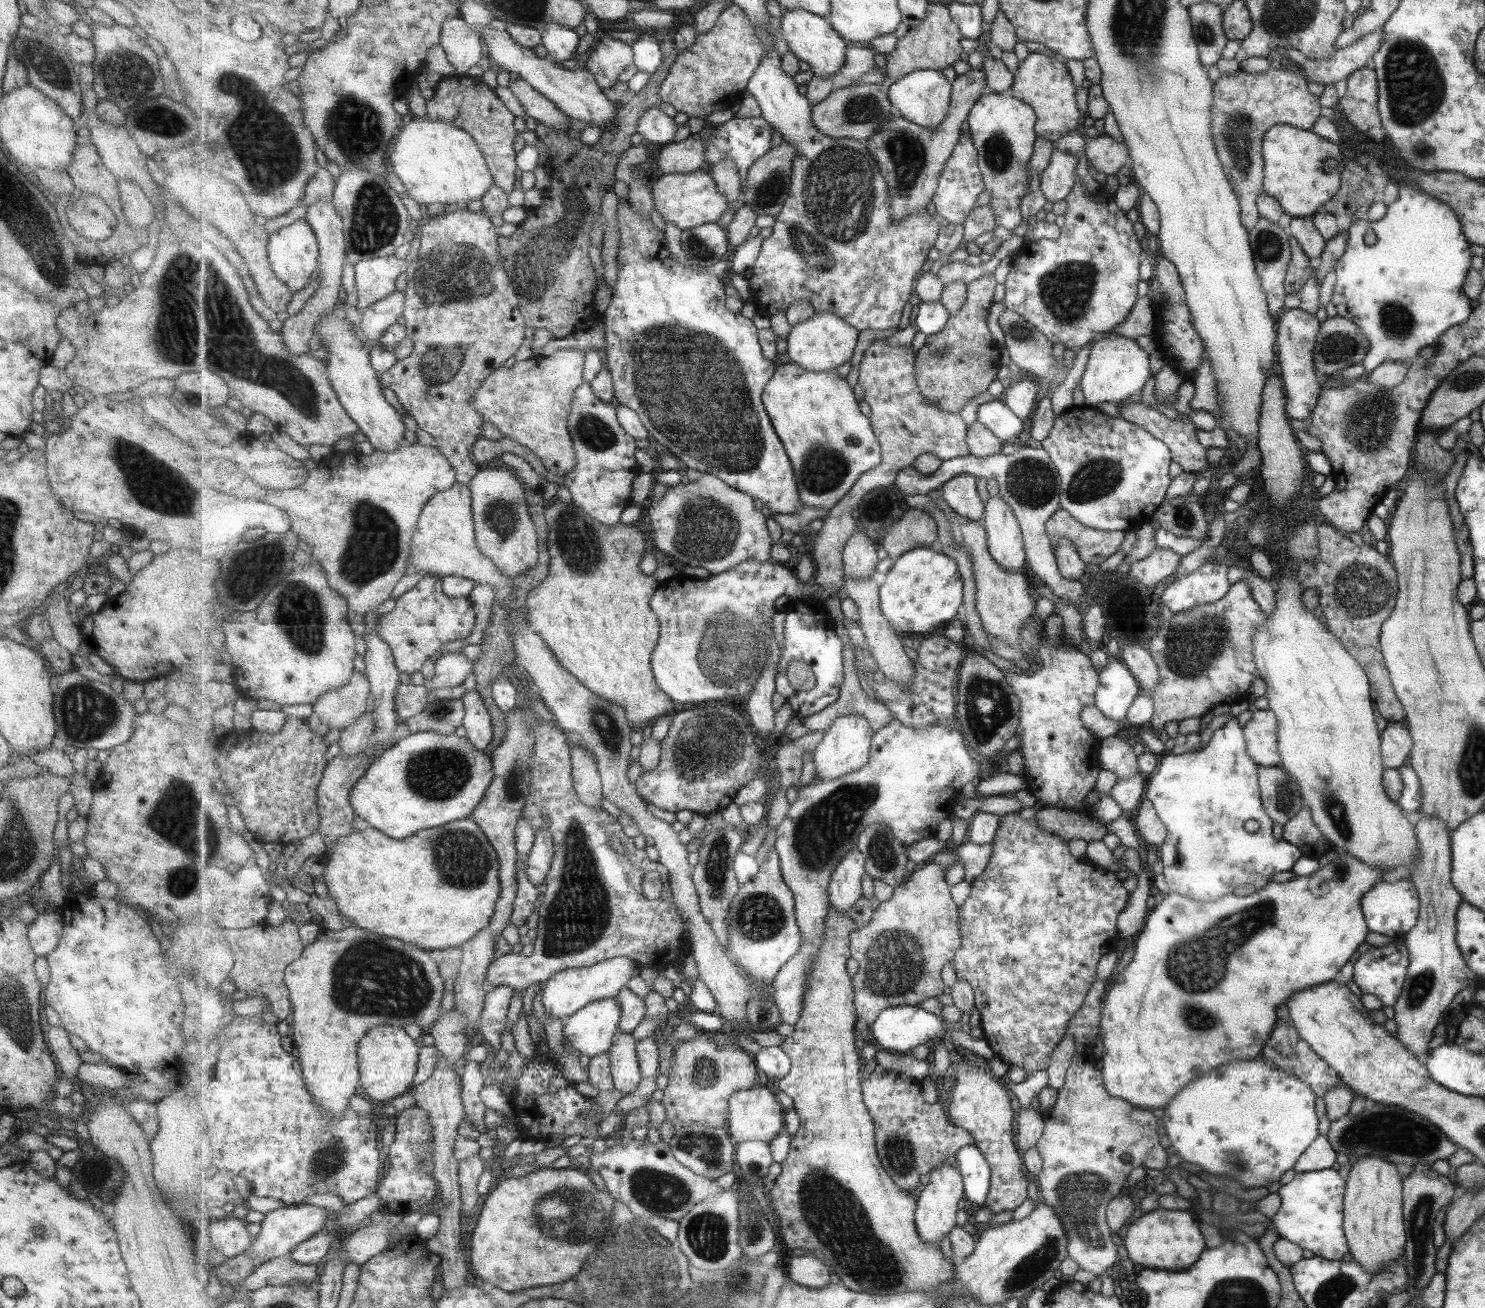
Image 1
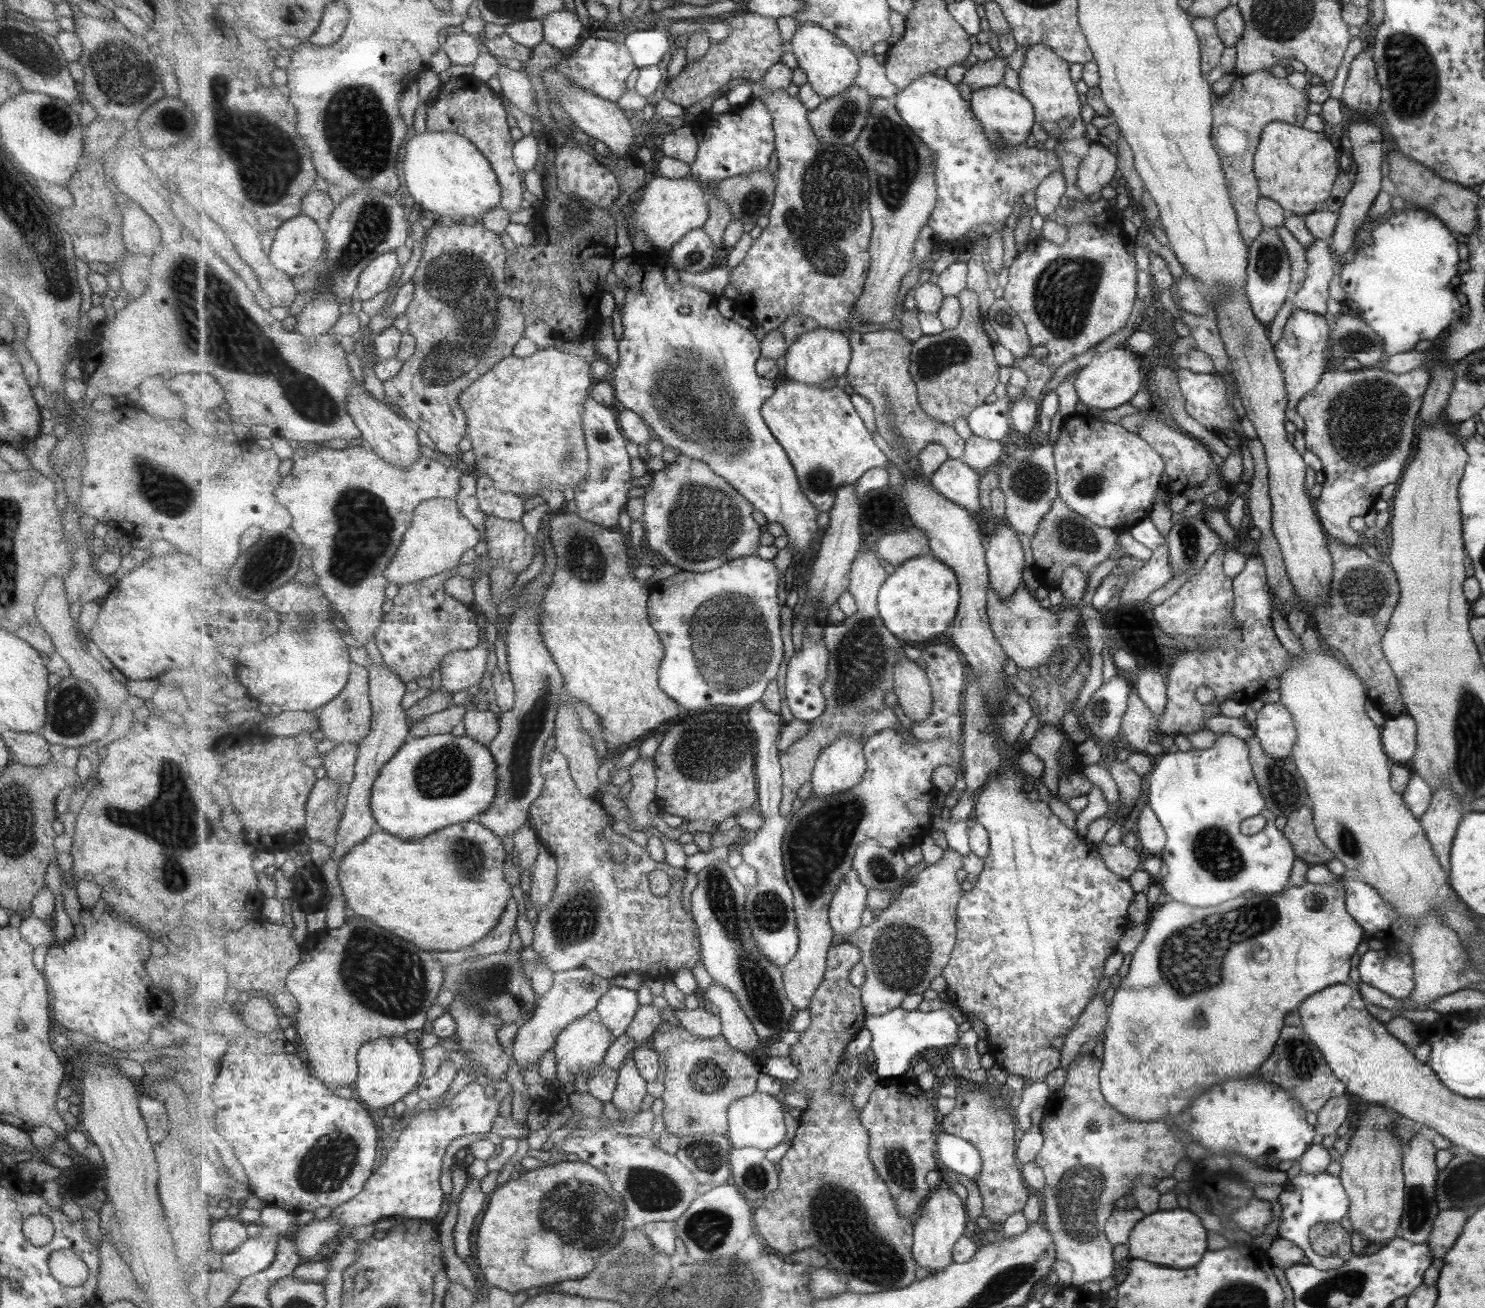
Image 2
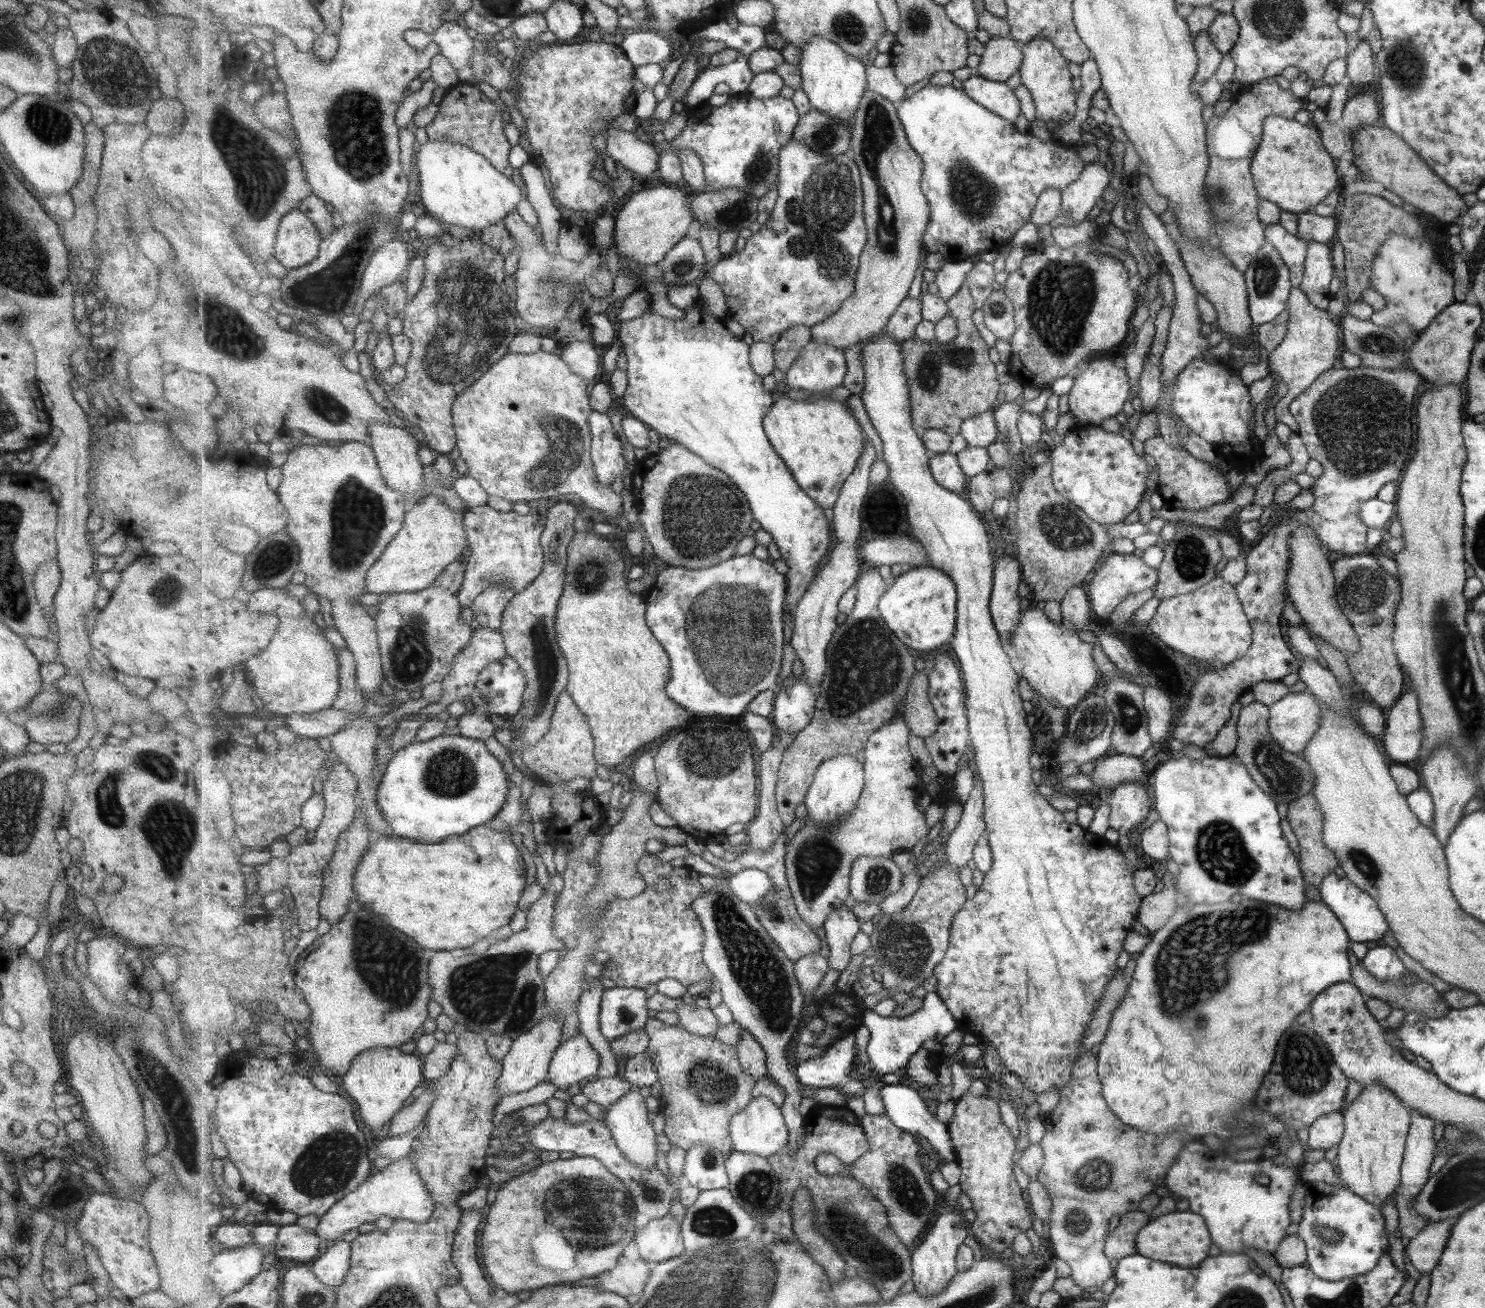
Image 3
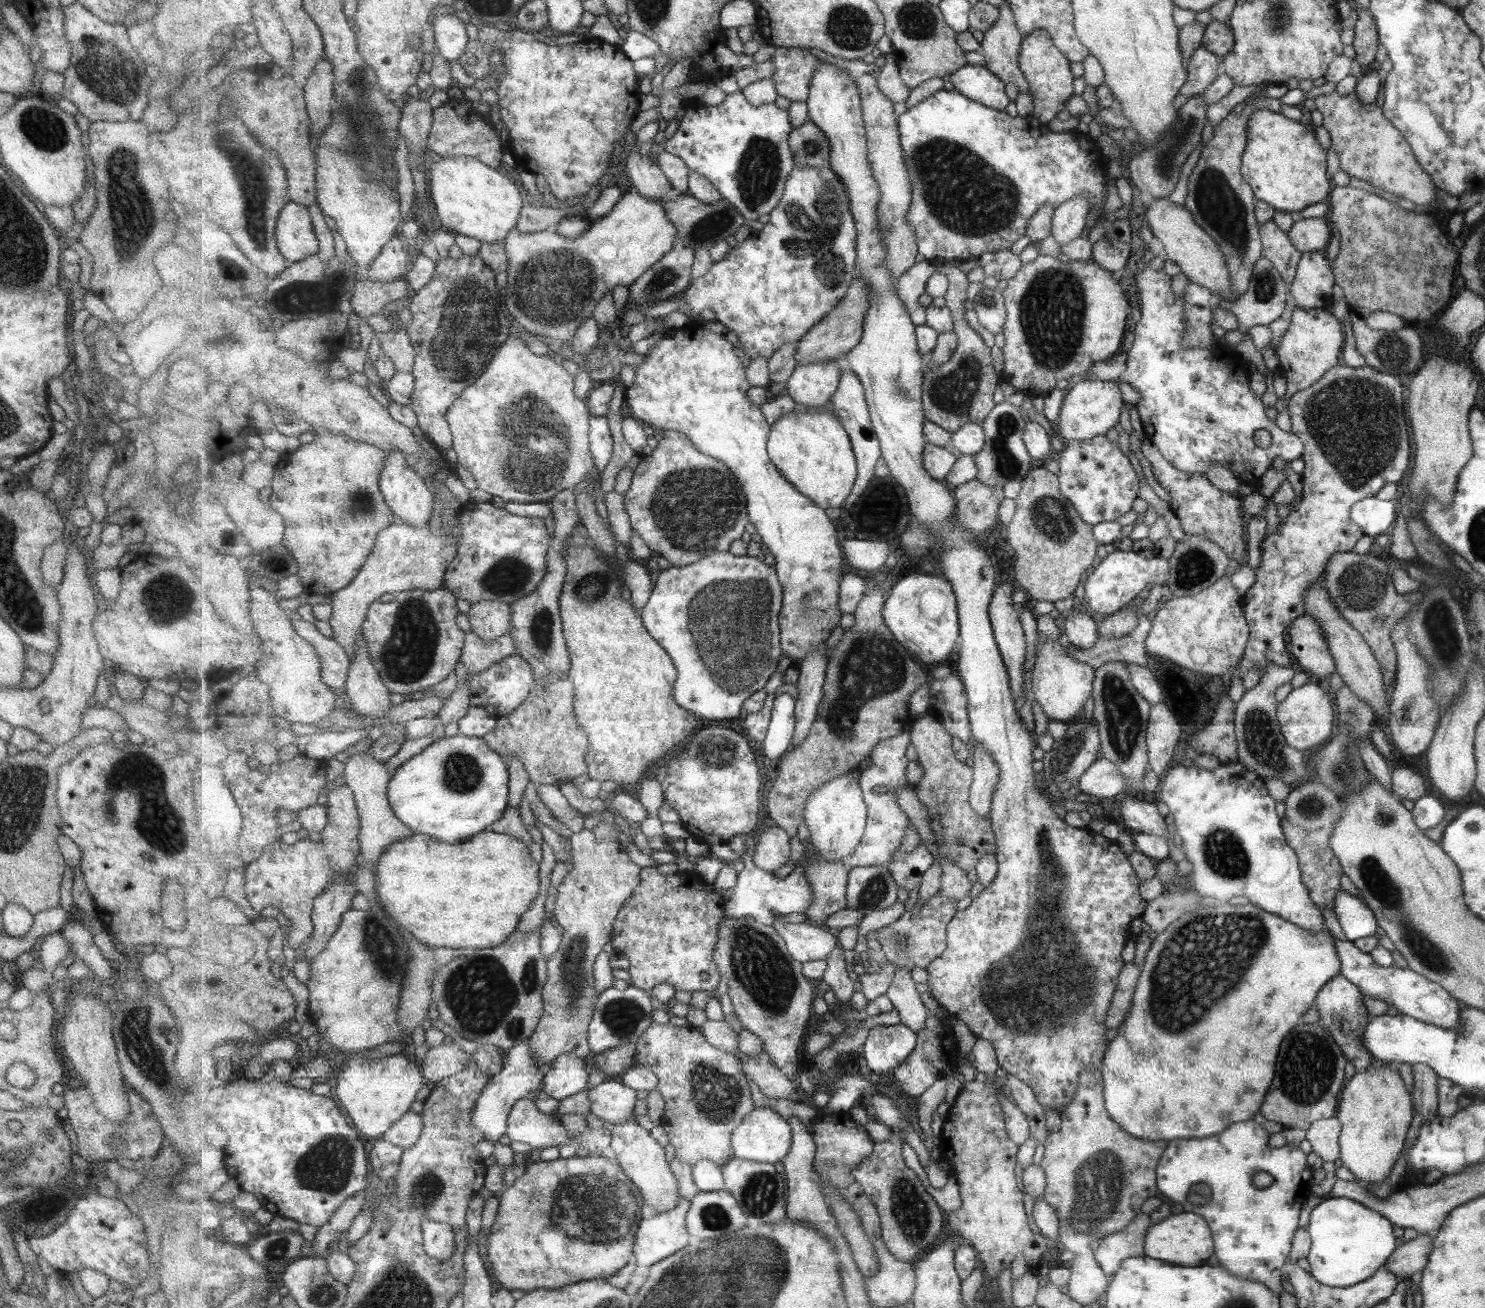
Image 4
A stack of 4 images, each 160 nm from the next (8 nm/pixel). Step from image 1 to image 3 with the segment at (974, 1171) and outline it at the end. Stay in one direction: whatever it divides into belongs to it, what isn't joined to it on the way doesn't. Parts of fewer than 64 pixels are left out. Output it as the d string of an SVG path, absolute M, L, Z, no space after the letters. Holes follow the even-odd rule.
M881 1082L881 1095L886 1107L886 1113L898 1127L911 1134L921 1134L931 1144L932 1150L937 1152L940 1162L958 1162L956 1157L956 1148L954 1147L951 1133L949 1132L949 1123L943 1124L935 1117L929 1096L924 1092L913 1090L909 1086L900 1083L891 1084L890 1082Z

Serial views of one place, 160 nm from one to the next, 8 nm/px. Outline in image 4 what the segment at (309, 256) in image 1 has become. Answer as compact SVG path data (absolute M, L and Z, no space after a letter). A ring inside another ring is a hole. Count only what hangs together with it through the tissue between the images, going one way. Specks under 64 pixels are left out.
M293 201L281 211L276 237L280 251L290 264L320 251L320 239L317 238L309 207Z

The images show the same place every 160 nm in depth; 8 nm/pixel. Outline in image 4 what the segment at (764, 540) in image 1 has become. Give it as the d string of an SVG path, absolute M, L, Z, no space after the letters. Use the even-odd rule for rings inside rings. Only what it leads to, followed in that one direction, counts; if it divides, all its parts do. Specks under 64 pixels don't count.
M678 430L664 431L664 437L653 452L641 456L632 485L624 496L634 531L651 551L662 555L673 567L704 561L711 554L728 553L733 541L740 540L745 534L745 526L750 523L748 496L737 476L725 462L701 452L686 434Z

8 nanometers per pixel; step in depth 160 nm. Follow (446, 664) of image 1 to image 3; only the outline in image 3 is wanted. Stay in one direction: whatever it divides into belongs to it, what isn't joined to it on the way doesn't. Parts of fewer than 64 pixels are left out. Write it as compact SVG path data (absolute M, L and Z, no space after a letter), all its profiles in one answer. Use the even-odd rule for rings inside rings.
M480 627L475 630L472 640L457 655L454 662L453 672L445 680L441 680L438 687L437 700L431 701L425 707L419 709L417 713L411 714L413 718L420 715L426 715L428 719L435 718L440 712L445 710L446 706L457 702L457 700L468 701L469 694L475 690L482 670L494 662L499 662L508 656L506 651L504 637L501 631L495 631L486 627Z

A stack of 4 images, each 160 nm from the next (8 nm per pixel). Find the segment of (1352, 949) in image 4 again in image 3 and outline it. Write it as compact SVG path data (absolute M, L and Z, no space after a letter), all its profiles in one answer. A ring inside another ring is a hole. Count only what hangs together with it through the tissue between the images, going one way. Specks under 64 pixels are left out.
M1361 963L1353 966L1352 984L1359 988L1361 995L1366 998L1378 998L1390 1006L1398 1006L1404 1012L1418 1012L1429 1018L1445 1017L1449 1006L1442 999L1442 993L1434 990L1433 986L1420 980L1417 984L1405 988L1401 982L1379 982L1371 976Z

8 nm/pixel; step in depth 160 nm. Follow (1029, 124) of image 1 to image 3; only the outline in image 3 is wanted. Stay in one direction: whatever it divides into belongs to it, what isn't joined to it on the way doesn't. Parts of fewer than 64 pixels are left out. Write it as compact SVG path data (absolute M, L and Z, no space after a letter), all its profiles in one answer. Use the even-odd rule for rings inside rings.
M974 72L962 84L964 91L975 102L1001 115L1012 125L1017 122L1017 118L1021 118L1021 98L1017 98L1017 90L1005 82L995 82Z

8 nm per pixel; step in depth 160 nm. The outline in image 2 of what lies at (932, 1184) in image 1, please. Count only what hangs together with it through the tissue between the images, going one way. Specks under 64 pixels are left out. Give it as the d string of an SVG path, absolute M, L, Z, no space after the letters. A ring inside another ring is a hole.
M940 1184L933 1191L914 1224L913 1254L921 1268L928 1268L932 1274L939 1273L954 1263L954 1248L971 1228L964 1201L945 1184Z

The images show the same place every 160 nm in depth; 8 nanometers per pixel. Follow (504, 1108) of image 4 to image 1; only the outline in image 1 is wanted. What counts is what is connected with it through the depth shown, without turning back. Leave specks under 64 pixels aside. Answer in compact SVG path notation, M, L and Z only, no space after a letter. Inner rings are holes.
M627 957L598 962L591 967L578 967L557 973L543 986L543 1000L547 1015L566 1021L572 1014L579 1013L585 1006L602 999L616 998L628 983L639 976L642 966Z

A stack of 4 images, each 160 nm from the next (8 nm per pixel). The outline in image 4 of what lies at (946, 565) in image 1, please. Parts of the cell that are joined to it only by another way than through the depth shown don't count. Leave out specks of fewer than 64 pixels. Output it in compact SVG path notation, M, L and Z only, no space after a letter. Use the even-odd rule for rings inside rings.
M909 574L887 590L884 620L895 638L925 664L943 664L960 638L958 598L952 582L937 574Z

